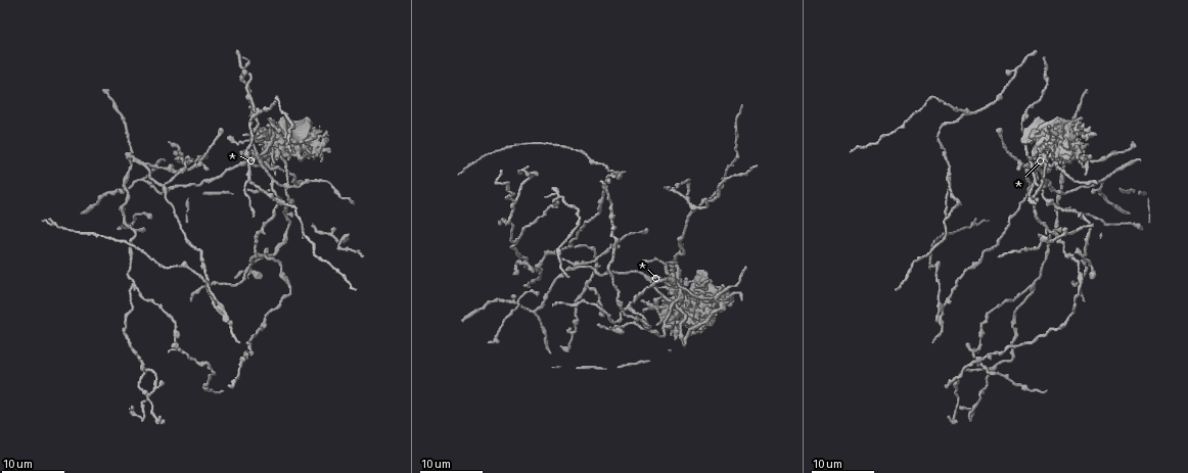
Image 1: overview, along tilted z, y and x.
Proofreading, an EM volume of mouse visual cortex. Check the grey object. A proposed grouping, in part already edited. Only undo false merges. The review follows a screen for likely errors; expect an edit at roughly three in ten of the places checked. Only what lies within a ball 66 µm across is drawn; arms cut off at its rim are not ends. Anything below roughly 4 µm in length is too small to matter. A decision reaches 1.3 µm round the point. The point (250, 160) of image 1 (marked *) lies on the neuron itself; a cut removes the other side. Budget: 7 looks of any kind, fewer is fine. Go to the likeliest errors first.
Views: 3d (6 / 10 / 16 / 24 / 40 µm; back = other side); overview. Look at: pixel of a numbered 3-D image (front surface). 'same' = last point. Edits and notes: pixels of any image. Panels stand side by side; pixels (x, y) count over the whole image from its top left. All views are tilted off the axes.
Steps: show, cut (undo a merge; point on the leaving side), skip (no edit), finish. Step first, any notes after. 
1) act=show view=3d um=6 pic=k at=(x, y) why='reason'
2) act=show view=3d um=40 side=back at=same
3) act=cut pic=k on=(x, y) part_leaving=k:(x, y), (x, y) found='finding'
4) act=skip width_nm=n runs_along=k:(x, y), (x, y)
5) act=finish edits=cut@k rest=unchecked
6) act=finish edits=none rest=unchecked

act=show view=3d um=24 pic=1 at=(286, 186) why='looks like a crossing'

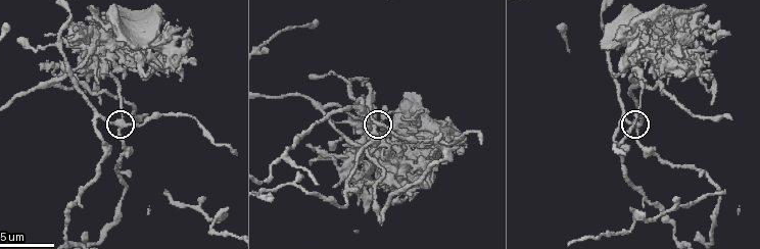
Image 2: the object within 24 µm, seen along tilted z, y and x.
act=show view=3d um=6 pic=2 at=(380, 123)

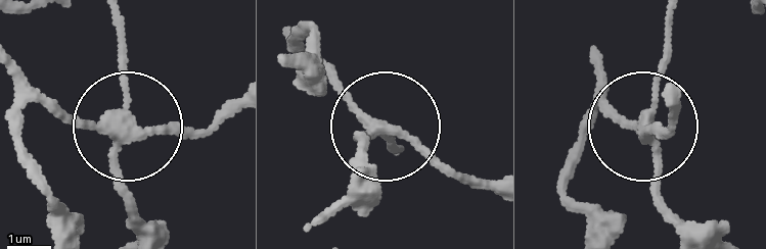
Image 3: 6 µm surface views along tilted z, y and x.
act=cut pic=3 on=(121, 193) width_nm=260 found='two neurons meet here'

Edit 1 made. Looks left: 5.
act=show view=overview

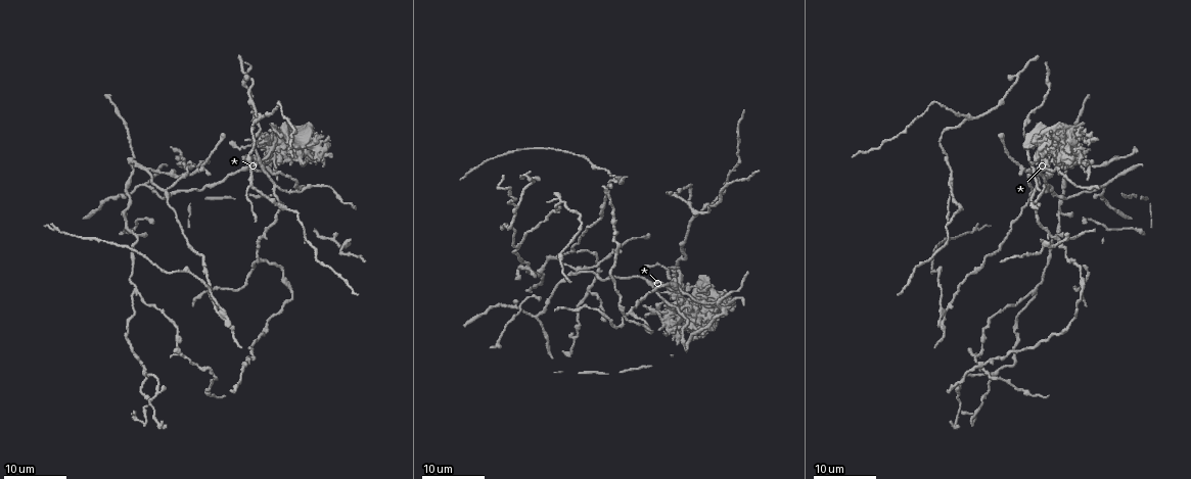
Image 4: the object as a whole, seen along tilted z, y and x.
act=show view=3d um=16 pic=4 at=(123, 213) why='branch point'

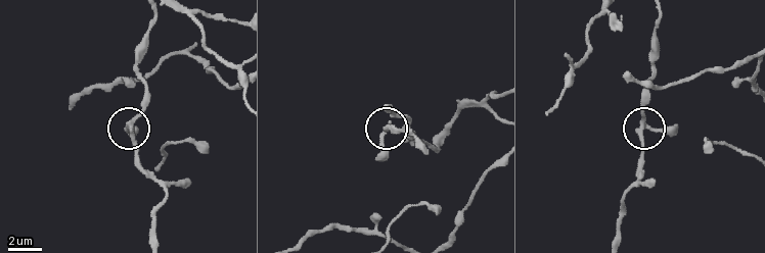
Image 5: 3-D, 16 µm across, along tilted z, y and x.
act=show view=3d um=6 pic=5 at=(650, 129)

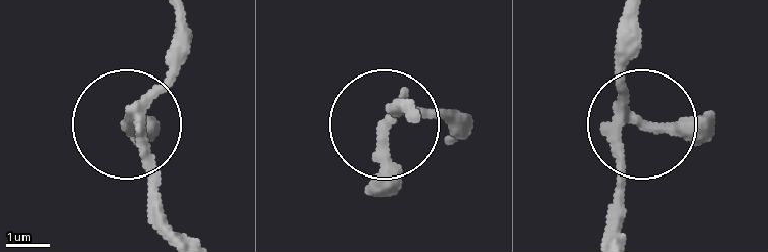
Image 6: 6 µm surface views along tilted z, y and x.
act=skip side_arm_um=16 runs_along=6:(173, 21), (167, 77), (130, 120), (156, 230) found='one neuron here'

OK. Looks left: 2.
act=show view=3d um=16 pic=4 at=(146, 168) why='three-way junction'

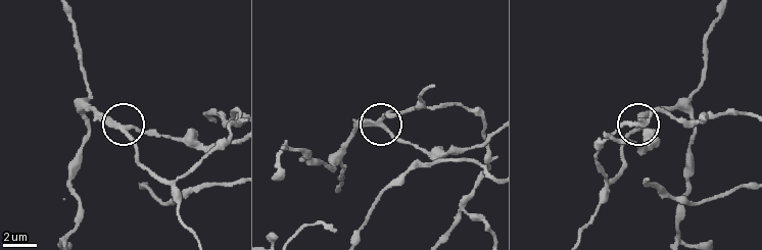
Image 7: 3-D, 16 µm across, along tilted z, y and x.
act=show view=3d um=6 pic=7 at=(632, 132) why='zoom in'

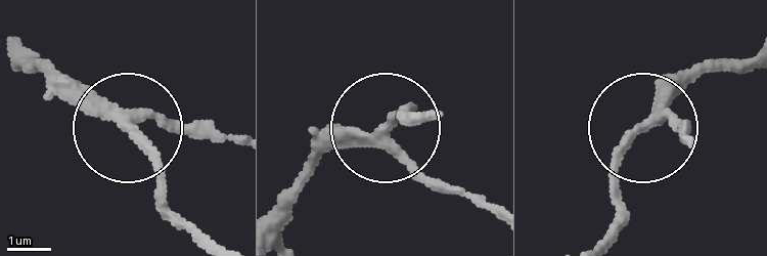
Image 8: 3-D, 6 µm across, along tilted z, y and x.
act=skip width_nm=230 found='all the same neuron'

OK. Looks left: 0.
act=finish edits=cut@3 rest=unchecked

